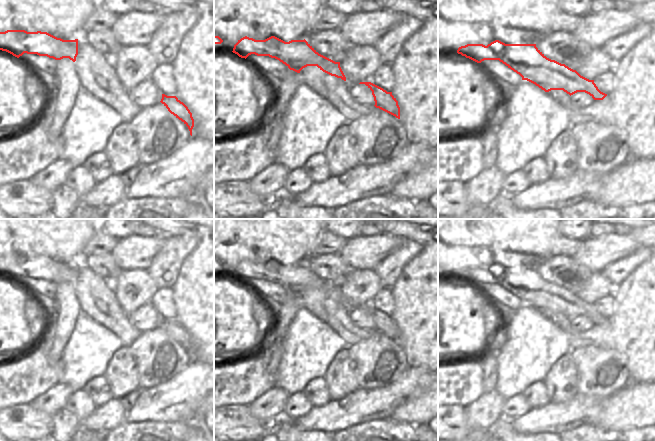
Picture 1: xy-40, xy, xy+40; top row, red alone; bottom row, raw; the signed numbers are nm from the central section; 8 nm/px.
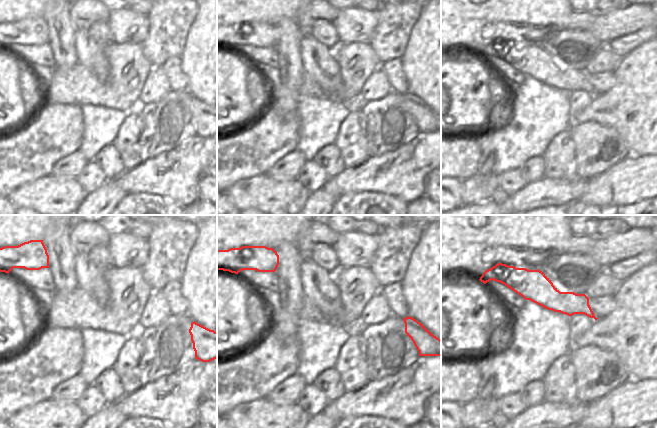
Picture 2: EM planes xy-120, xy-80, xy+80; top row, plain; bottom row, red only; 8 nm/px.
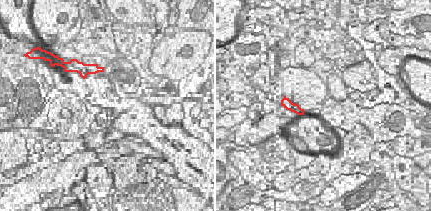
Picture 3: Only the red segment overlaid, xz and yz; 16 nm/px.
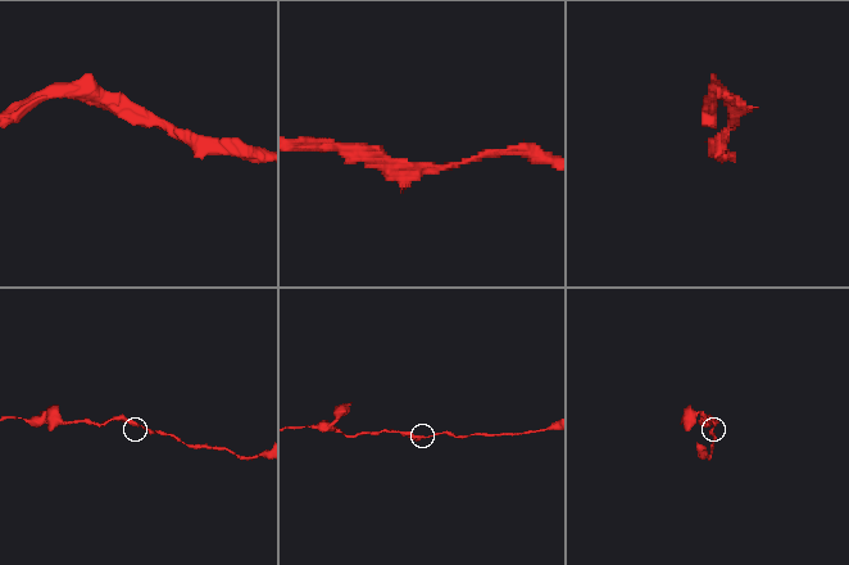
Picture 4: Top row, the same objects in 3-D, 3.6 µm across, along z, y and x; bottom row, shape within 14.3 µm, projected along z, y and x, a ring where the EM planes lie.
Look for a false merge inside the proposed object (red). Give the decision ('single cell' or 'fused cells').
single cell

